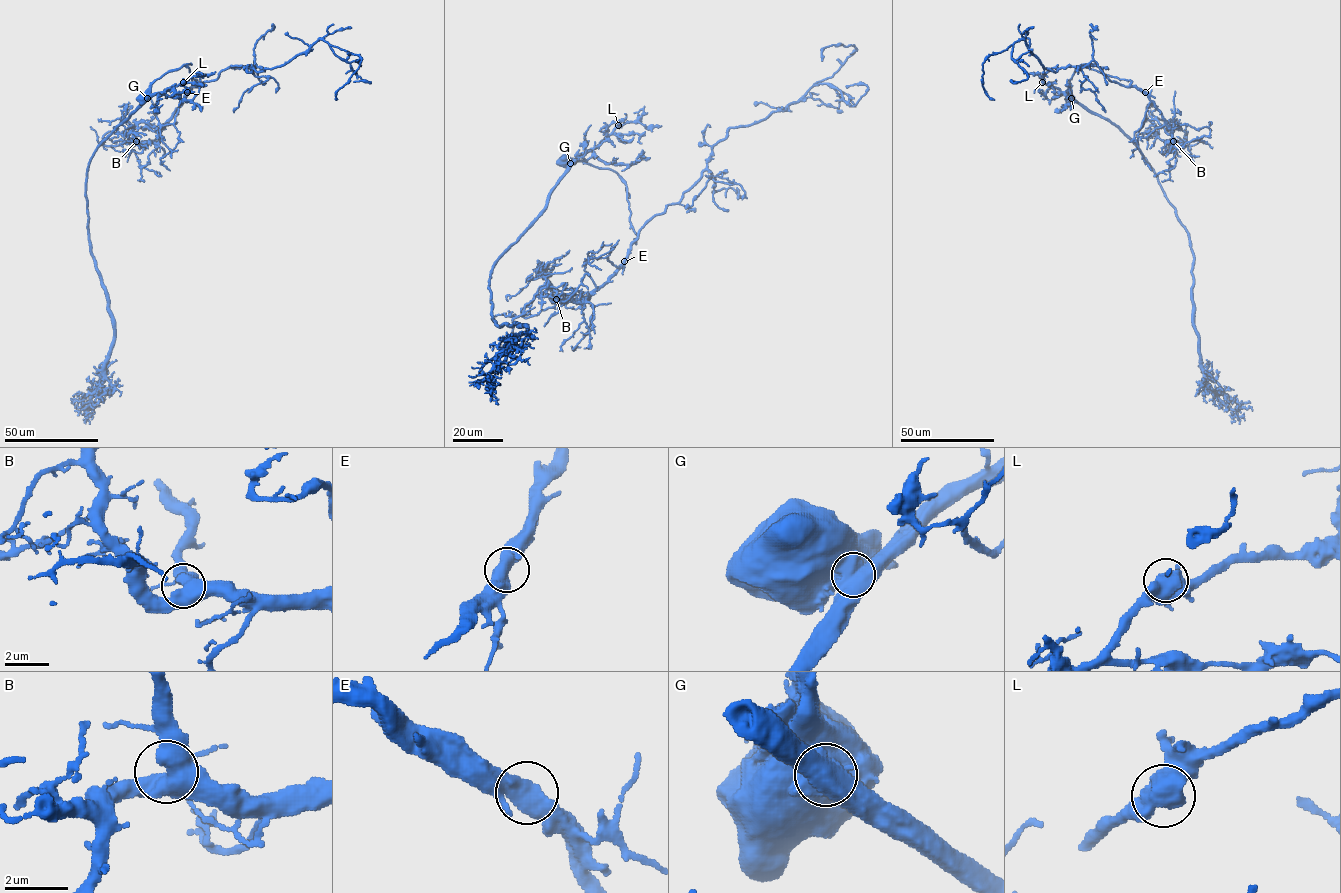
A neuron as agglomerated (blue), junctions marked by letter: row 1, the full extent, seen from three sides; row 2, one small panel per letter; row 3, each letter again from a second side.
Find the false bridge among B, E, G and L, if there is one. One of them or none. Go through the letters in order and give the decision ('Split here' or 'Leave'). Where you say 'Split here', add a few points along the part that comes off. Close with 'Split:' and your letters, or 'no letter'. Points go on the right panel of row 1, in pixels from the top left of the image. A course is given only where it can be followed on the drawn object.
B: Leave
E: Leave
G: Split here. Course of the part to remove: (1071, 98), (1080, 65), (1131, 81), (1111, 81), (1096, 66), (1053, 72), (1021, 39), (982, 64), (994, 100)
L: Leave
Split: G

